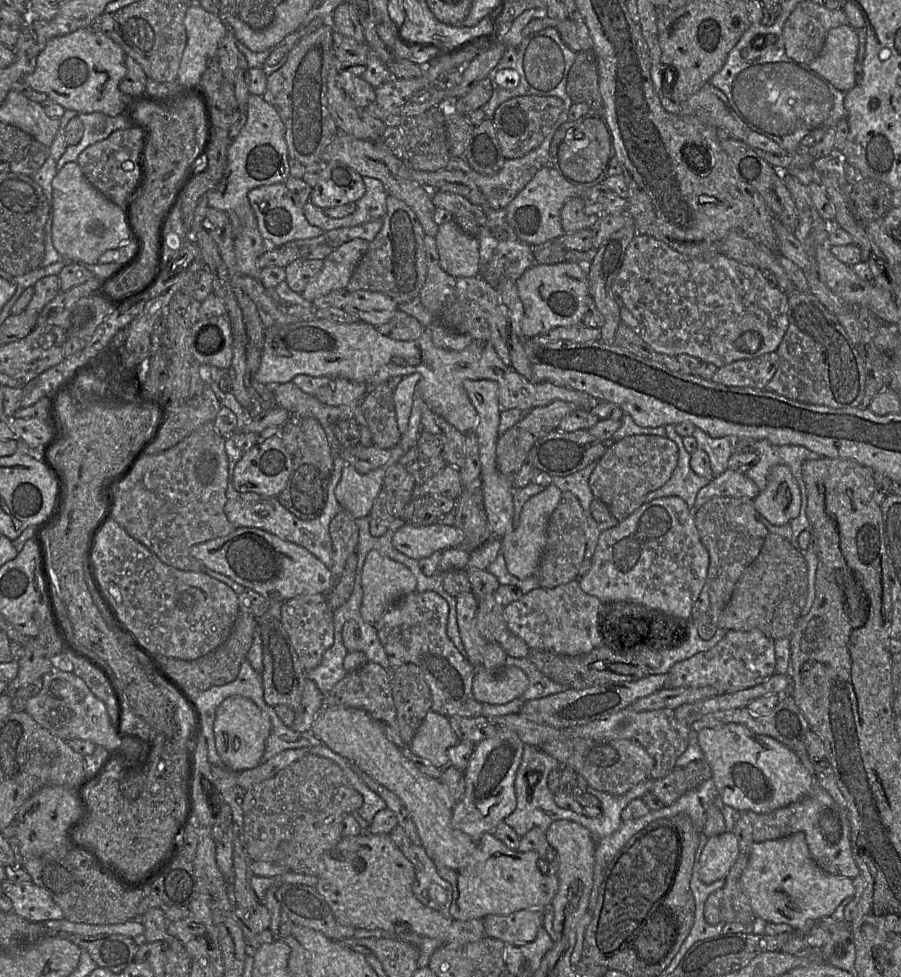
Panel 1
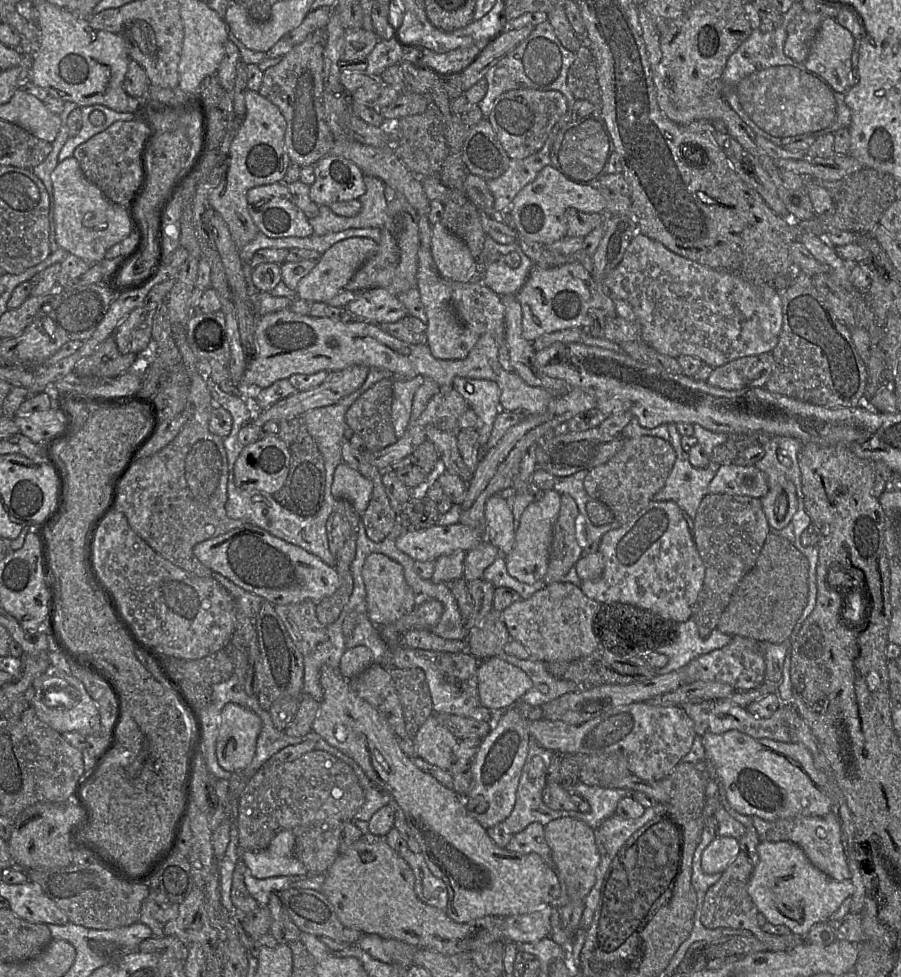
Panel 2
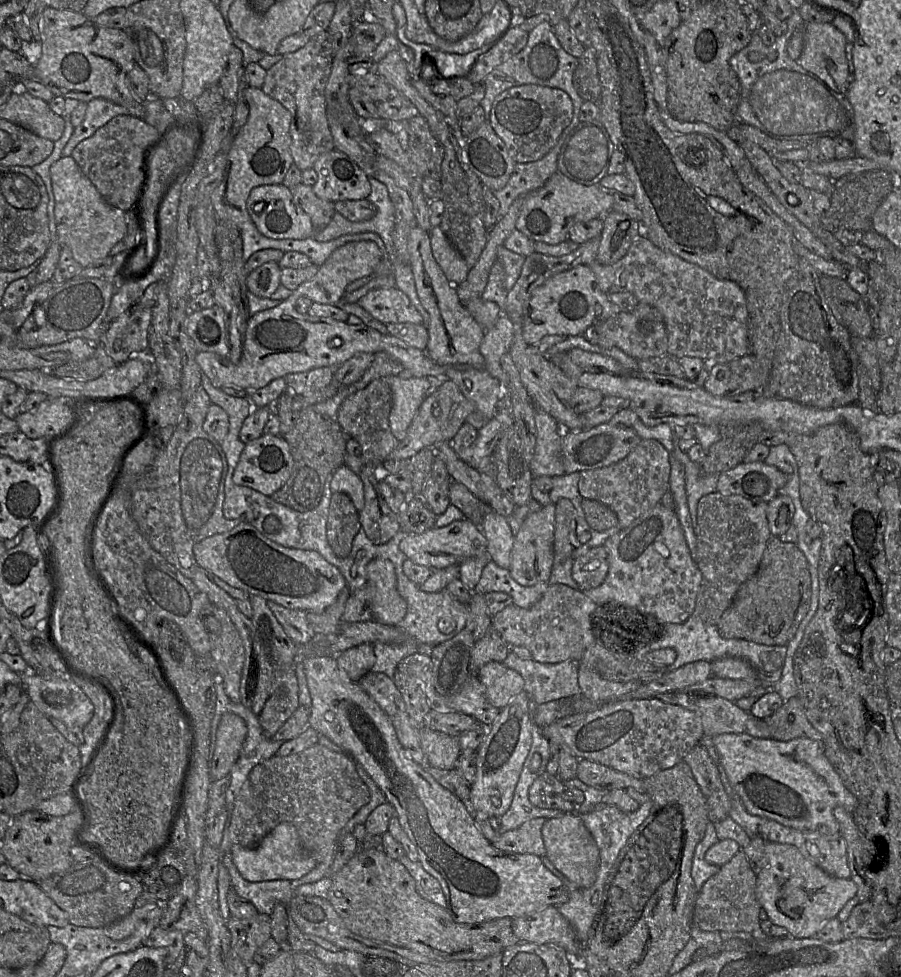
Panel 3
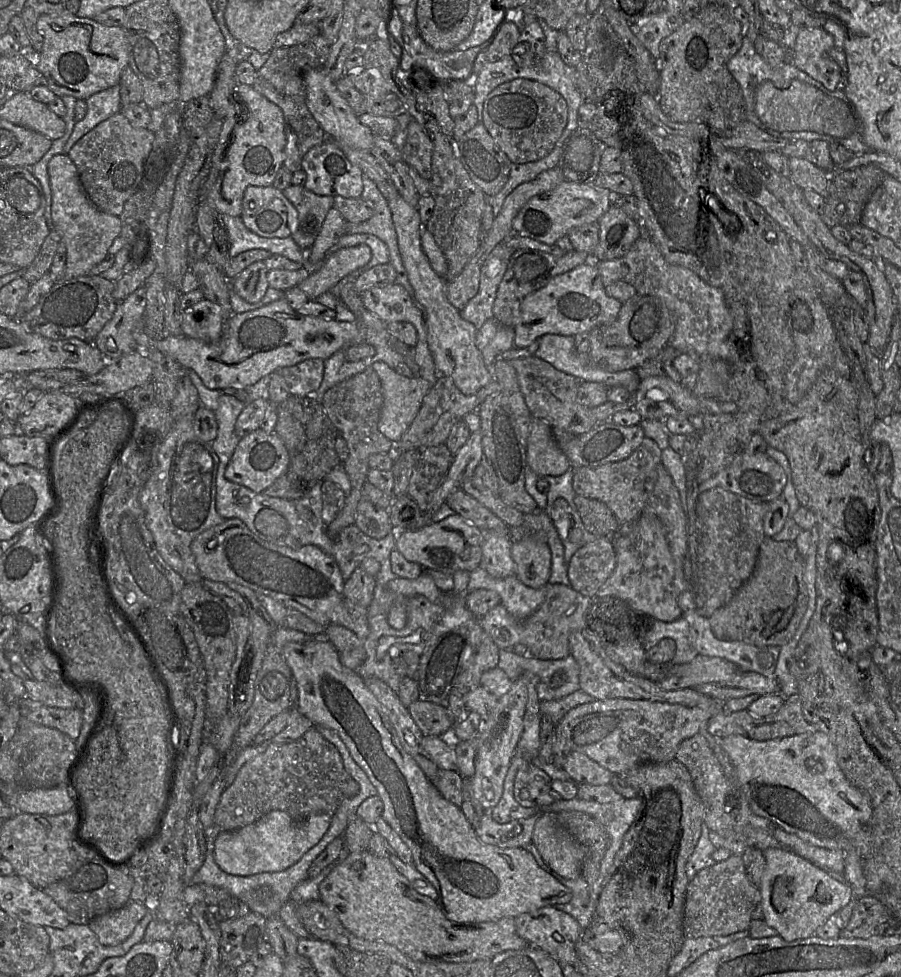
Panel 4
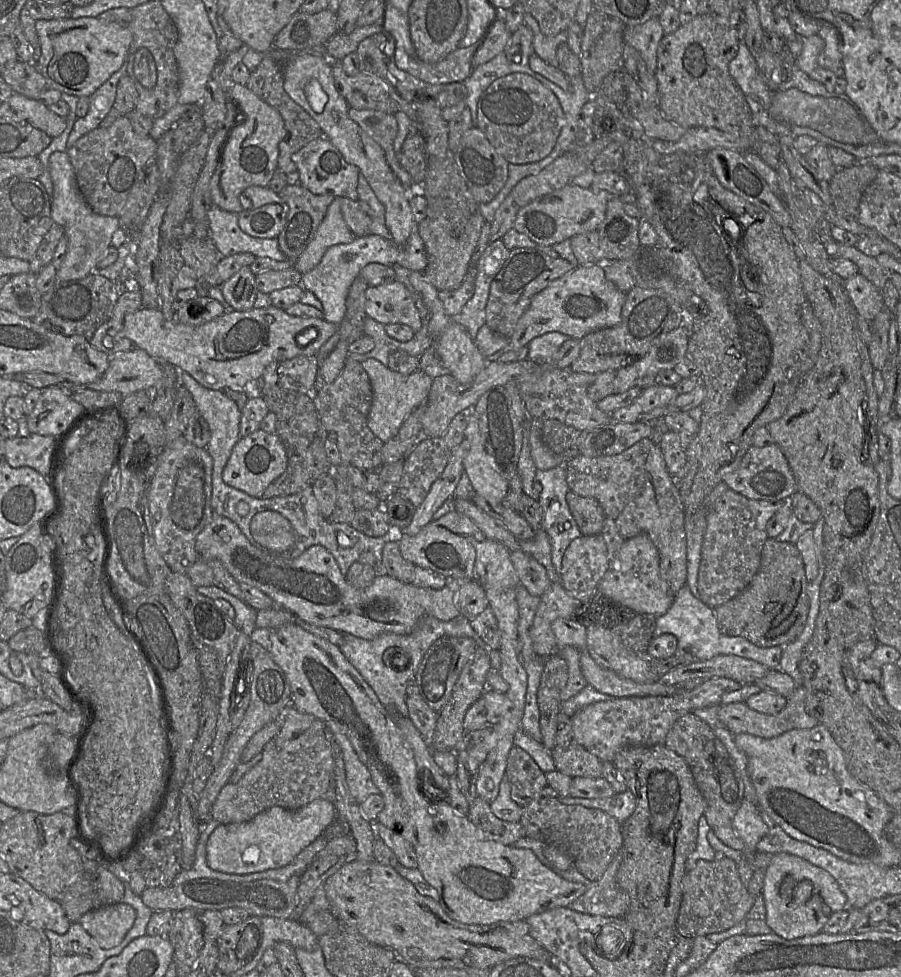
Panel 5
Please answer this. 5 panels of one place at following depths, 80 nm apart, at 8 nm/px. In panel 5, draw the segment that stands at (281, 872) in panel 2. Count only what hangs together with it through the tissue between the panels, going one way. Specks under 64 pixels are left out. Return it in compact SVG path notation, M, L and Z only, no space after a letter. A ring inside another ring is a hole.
M316 799L296 810L273 806L249 821L220 824L206 844L207 864L212 870L237 875L281 868L292 862L335 821L336 808L324 799Z

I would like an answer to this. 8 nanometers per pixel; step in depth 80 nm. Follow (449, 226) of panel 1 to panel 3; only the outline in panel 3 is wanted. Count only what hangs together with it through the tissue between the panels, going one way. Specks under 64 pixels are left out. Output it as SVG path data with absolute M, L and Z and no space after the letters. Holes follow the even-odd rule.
M432 226L429 235L433 257L446 279L452 285L462 283L470 270L465 259L449 241L440 226Z

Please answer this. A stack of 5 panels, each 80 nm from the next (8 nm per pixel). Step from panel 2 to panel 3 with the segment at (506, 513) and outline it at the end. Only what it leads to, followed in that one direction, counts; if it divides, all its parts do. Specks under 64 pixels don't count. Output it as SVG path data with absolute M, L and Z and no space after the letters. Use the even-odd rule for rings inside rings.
M490 509L482 519L480 528L486 537L486 551L491 555L492 561L509 570L515 539L509 518Z

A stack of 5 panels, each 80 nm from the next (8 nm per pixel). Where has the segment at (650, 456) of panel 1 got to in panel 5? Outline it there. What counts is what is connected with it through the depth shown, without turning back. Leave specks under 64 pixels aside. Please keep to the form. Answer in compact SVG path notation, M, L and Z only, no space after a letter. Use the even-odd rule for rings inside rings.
M644 438L616 455L589 457L579 454L567 460L565 466L570 491L582 497L596 499L606 517L616 520L625 506L647 483L646 460L654 445L651 438Z

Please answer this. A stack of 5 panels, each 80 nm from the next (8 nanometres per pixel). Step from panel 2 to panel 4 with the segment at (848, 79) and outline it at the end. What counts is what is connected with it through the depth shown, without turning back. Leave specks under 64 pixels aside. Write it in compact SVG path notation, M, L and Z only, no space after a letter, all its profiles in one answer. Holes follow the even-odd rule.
M800 28L793 48L792 63L800 70L835 91L842 78L839 65L829 56L834 39L824 28Z

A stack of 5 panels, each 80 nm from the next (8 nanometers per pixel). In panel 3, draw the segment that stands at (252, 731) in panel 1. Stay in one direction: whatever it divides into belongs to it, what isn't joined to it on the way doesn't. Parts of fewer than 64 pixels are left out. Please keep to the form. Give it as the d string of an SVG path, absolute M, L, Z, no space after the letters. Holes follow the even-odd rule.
M225 713L218 724L215 749L209 762L212 780L228 776L239 758L247 736L247 725L242 717Z

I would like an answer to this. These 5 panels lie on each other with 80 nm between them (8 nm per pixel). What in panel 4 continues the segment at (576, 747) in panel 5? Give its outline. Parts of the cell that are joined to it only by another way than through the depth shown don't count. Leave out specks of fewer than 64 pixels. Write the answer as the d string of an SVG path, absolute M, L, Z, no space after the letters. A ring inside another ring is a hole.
M571 751L562 769L577 784L606 785L611 783L613 773L583 753Z

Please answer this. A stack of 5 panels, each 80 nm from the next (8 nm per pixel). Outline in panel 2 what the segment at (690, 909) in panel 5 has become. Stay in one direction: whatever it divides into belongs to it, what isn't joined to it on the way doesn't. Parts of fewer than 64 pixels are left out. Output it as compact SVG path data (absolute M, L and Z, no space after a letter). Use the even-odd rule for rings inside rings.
M741 851L733 862L723 871L721 878L706 892L701 909L701 922L708 929L733 928L749 930L767 947L768 951L786 951L807 942L807 936L790 933L788 935L774 935L764 932L758 925L758 909L748 894L748 882L753 872L753 865Z

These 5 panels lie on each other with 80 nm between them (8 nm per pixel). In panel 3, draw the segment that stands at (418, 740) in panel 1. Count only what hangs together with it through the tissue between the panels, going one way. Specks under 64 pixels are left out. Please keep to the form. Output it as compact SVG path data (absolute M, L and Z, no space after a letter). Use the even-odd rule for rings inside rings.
M420 727L420 745L426 763L432 767L451 770L461 750L457 738Z

